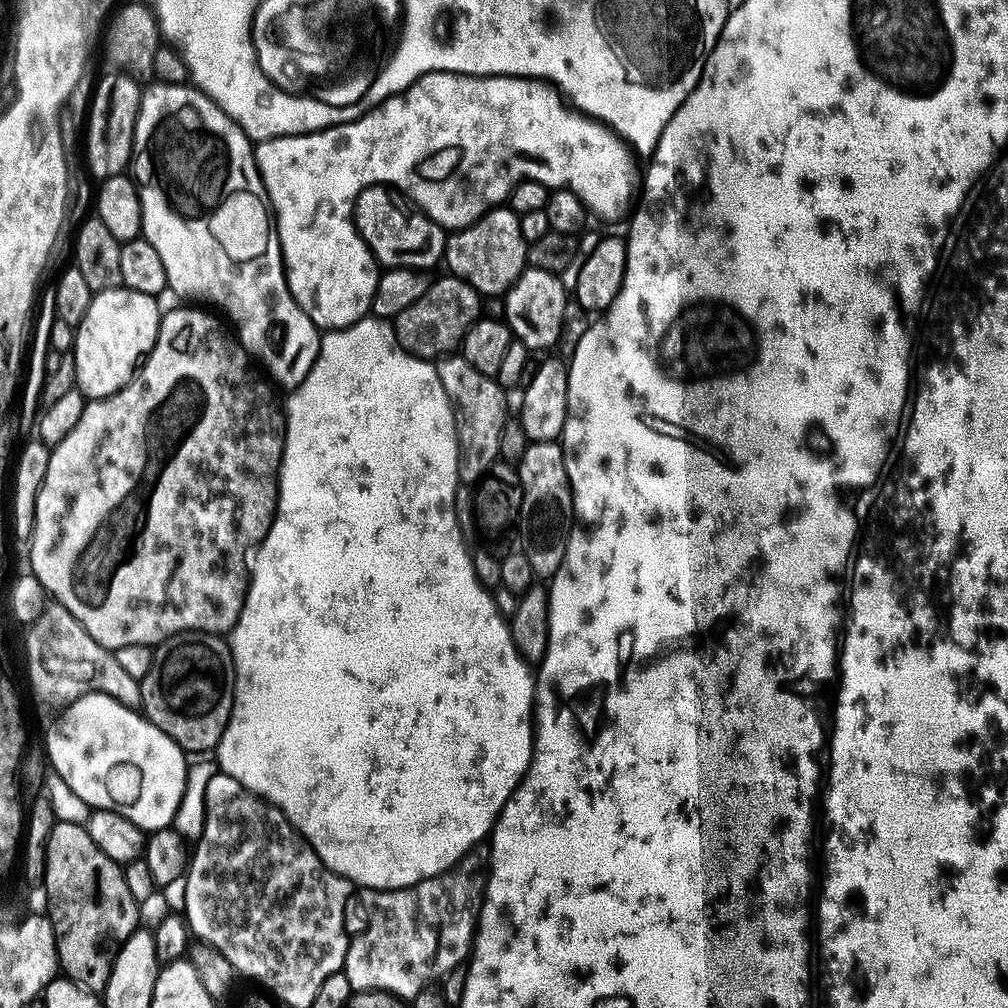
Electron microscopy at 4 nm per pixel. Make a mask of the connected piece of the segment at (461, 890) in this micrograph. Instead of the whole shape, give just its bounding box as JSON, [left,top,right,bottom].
[342,850,486,1002]

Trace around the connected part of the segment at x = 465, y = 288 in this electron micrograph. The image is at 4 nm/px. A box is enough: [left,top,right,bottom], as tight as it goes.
[394,274,482,361]

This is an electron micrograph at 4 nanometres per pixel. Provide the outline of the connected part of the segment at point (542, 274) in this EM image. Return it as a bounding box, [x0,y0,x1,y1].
[503,266,570,350]

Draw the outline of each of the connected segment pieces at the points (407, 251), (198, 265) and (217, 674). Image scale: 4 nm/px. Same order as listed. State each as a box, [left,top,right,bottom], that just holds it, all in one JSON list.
[[352,184,445,270],[130,84,321,390],[139,632,236,754]]

